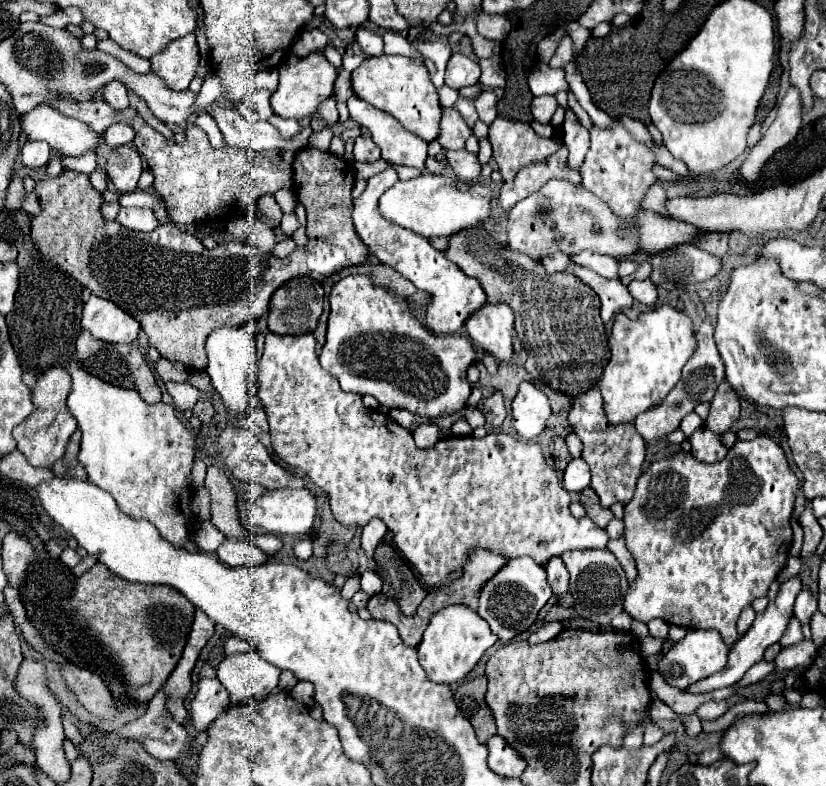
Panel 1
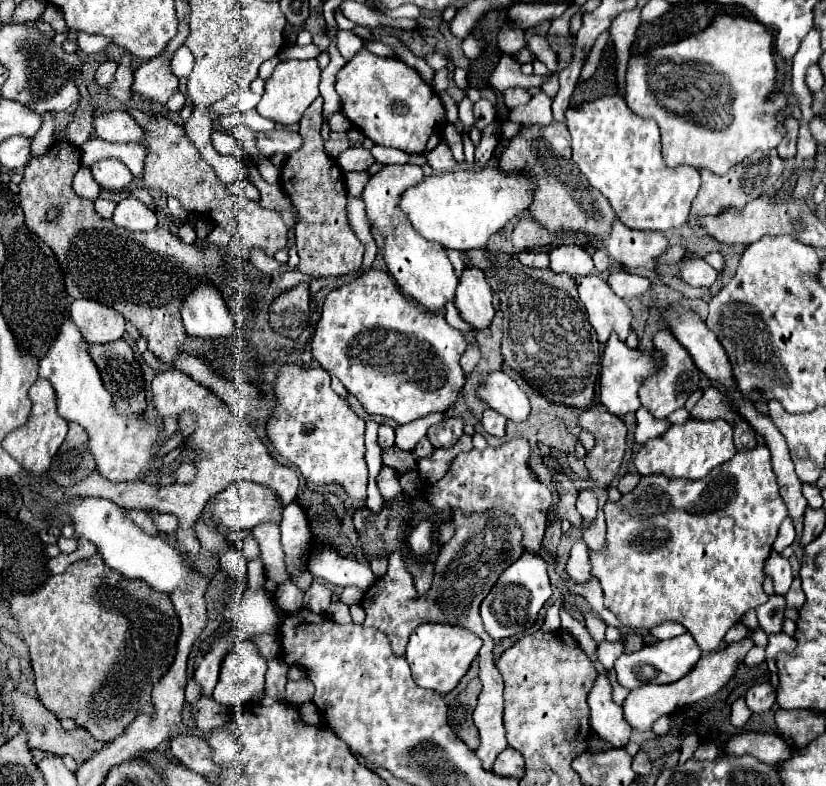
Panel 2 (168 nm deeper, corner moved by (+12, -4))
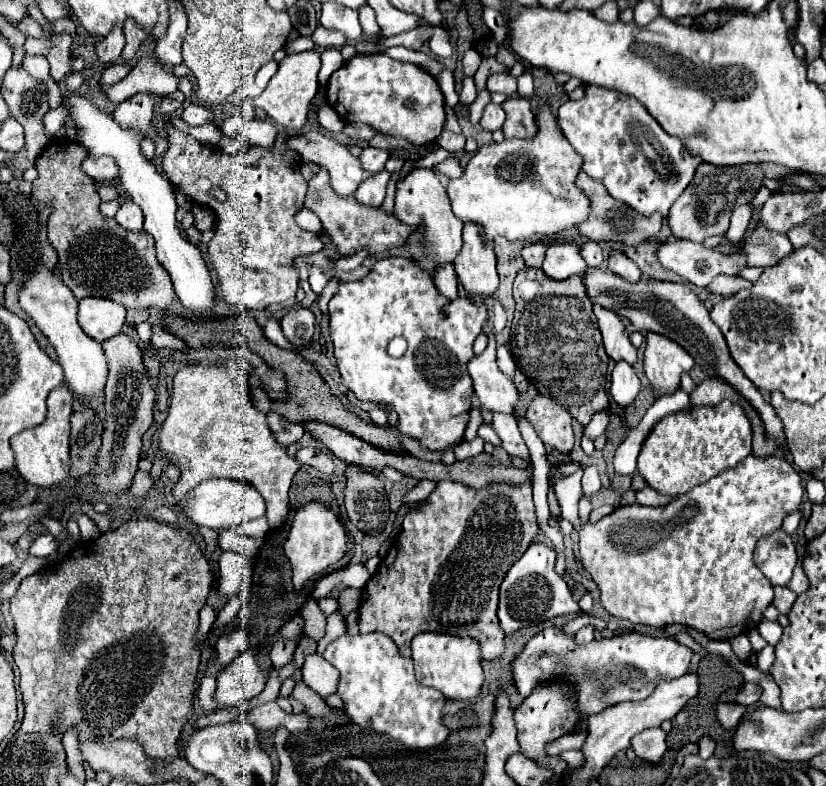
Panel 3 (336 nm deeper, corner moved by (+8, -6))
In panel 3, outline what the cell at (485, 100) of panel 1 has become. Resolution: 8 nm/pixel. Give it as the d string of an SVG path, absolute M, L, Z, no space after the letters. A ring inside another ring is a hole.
M490 102L486 108L484 108L484 114L482 114L482 128L488 130L488 132L494 132L498 128L502 128L506 116L504 116L504 110L500 104L494 104Z

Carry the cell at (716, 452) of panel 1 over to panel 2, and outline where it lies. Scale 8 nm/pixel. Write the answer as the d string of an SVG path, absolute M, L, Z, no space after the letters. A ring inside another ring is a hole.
M688 418L684 424L672 424L662 436L642 444L634 458L634 466L642 476L662 474L668 478L686 478L686 480L704 478L710 474L712 468L728 462L736 454L732 432L734 428L726 420L702 422Z

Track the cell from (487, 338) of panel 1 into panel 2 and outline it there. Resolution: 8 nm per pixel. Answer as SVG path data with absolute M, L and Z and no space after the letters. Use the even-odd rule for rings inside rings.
M466 266L460 284L456 288L454 304L462 318L476 330L486 328L494 318L494 298L492 290L484 278L484 272L476 266Z

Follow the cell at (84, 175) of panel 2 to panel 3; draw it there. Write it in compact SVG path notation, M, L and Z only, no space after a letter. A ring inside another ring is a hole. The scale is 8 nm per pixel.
M98 184L98 194L100 194L102 202L116 200L118 198L118 188L114 184Z

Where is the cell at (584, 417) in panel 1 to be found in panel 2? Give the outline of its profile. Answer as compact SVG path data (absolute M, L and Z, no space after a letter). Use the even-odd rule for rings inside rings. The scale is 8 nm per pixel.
M602 404L588 408L580 416L580 426L594 434L596 446L586 456L586 468L590 478L608 486L620 468L624 448L626 448L626 426L618 416L612 416Z

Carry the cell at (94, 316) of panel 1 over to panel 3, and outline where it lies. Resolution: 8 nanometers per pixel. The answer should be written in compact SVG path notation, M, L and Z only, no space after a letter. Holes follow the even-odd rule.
M82 298L78 304L78 322L82 330L98 340L104 342L122 332L126 318L124 306L104 298Z

